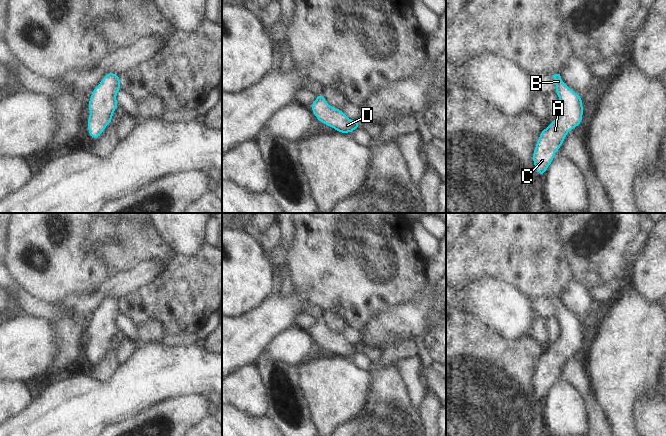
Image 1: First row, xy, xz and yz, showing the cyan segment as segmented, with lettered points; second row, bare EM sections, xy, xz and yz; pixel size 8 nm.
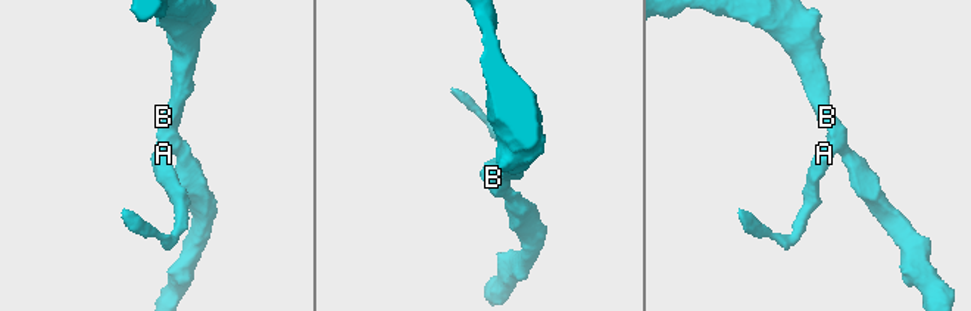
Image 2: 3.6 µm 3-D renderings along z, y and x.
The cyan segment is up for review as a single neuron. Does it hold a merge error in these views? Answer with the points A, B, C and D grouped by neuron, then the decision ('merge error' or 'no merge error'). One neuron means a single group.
A B C D | no merge error

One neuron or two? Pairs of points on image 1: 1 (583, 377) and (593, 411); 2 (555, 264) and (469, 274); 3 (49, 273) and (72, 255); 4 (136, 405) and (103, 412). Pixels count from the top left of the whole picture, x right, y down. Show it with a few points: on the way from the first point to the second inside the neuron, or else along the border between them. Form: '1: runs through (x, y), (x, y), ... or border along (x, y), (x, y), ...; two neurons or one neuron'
1: runs through (583, 385), (591, 403); one neuron
2: runs through (534, 264), (490, 264); one neuron
3: runs through (55, 267), (59, 263), (66, 261); one neuron
4: runs through (128, 405), (111, 405); one neuron

